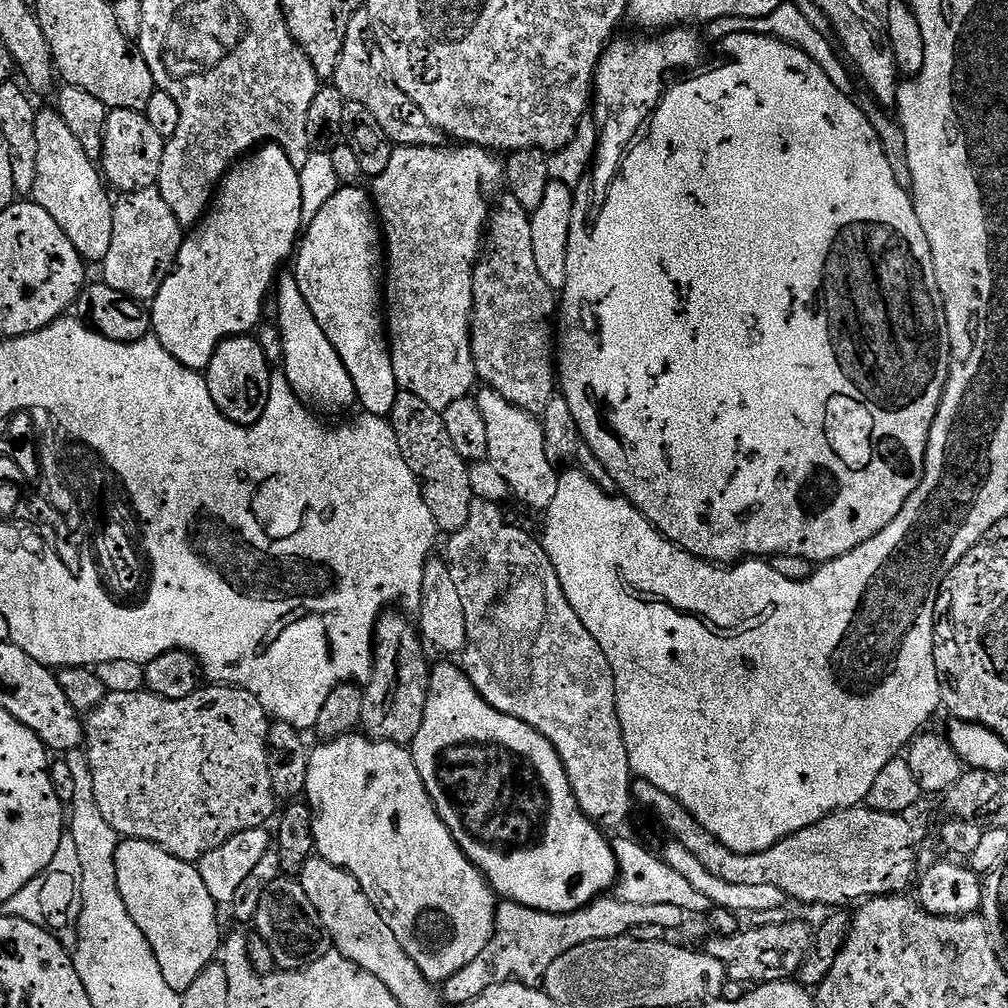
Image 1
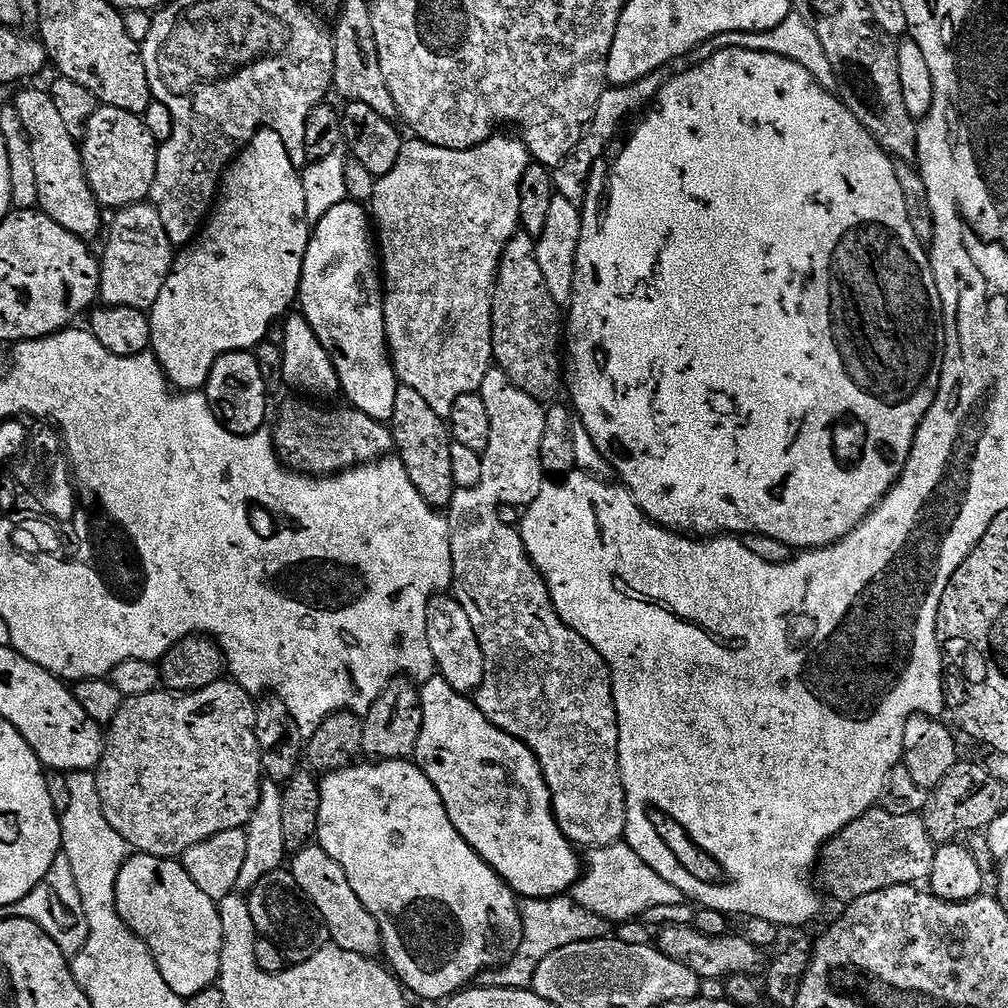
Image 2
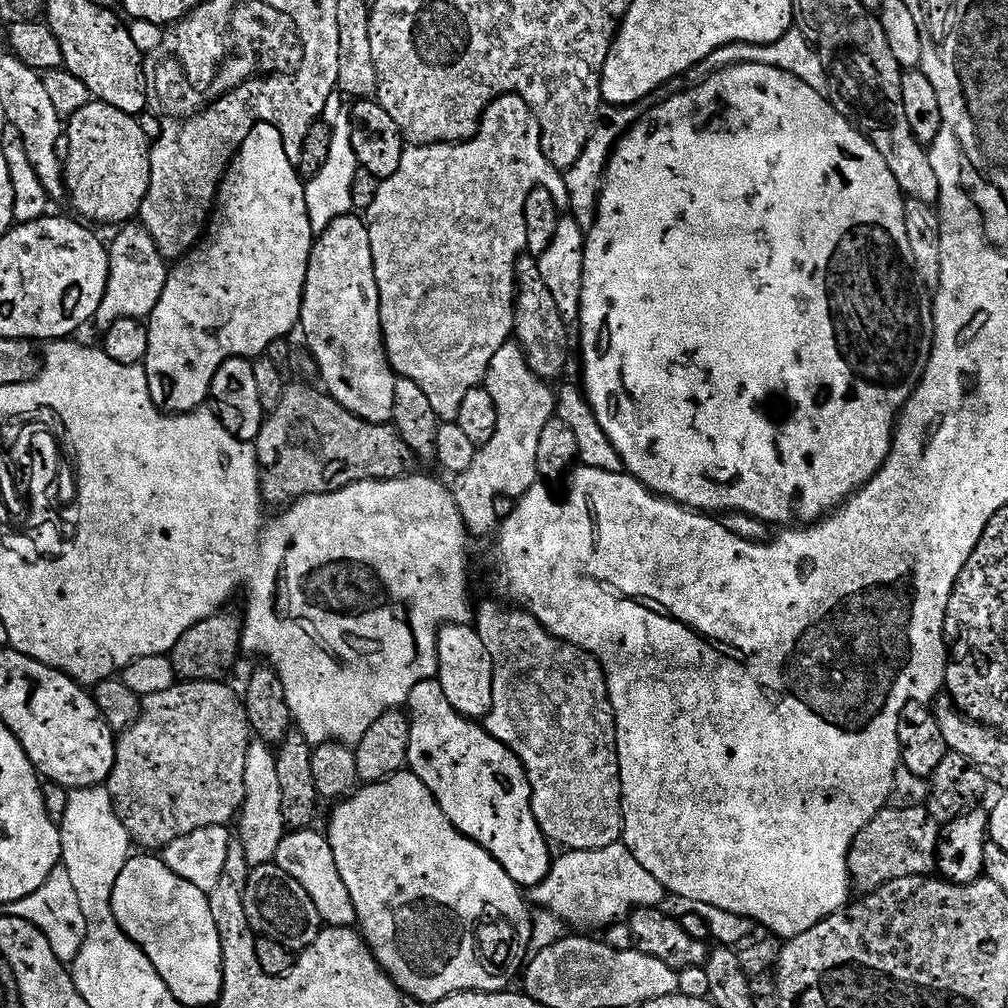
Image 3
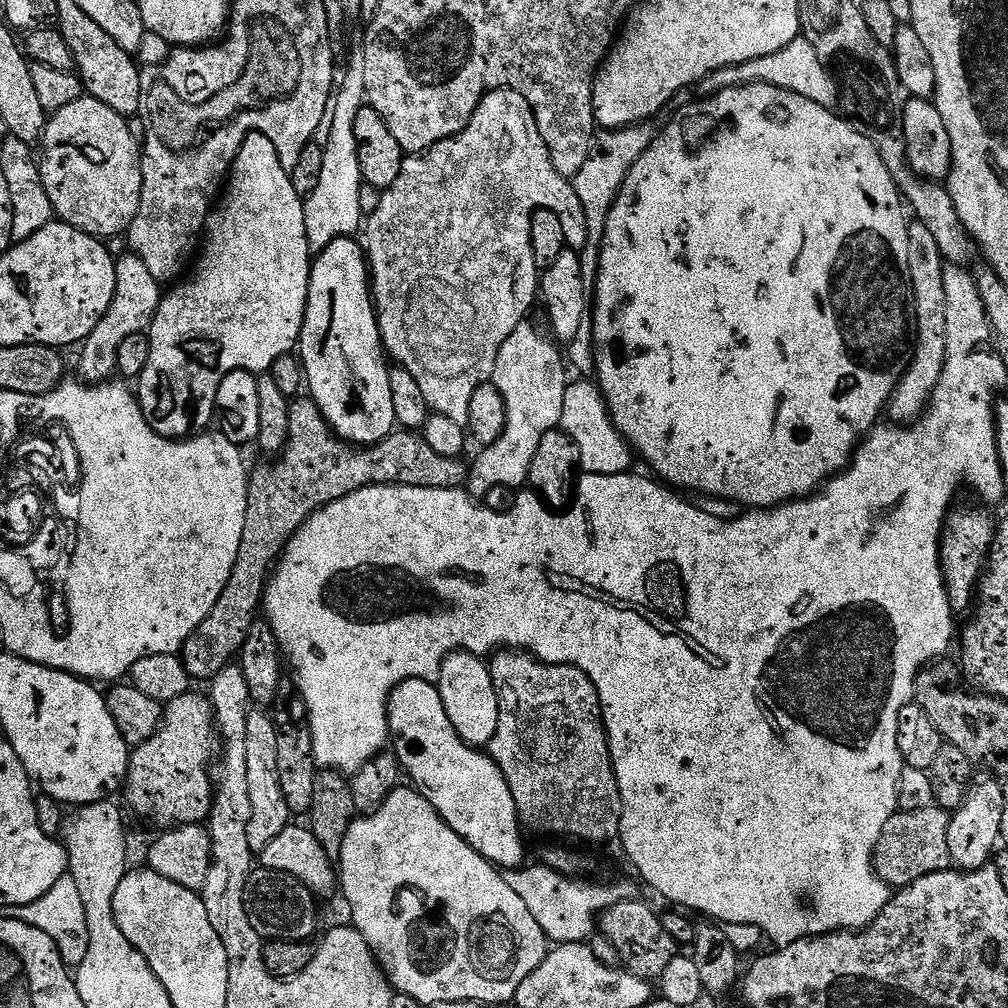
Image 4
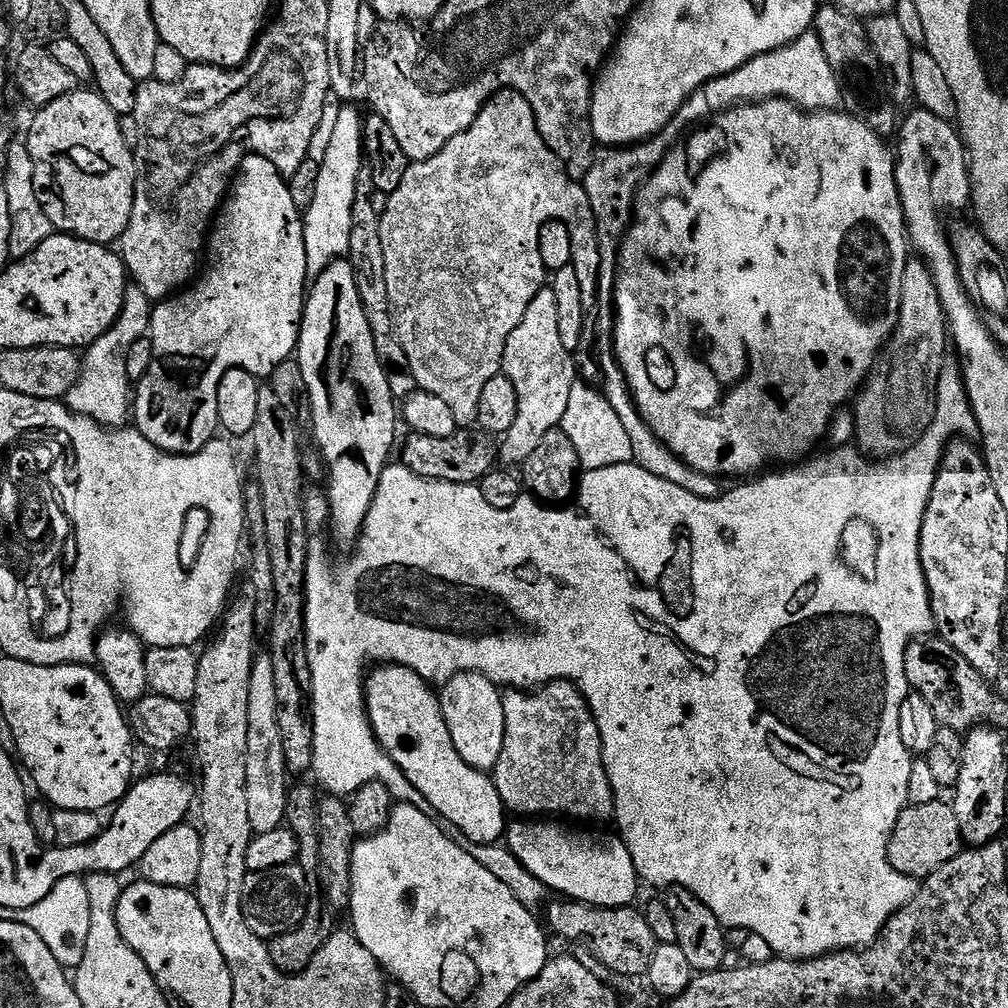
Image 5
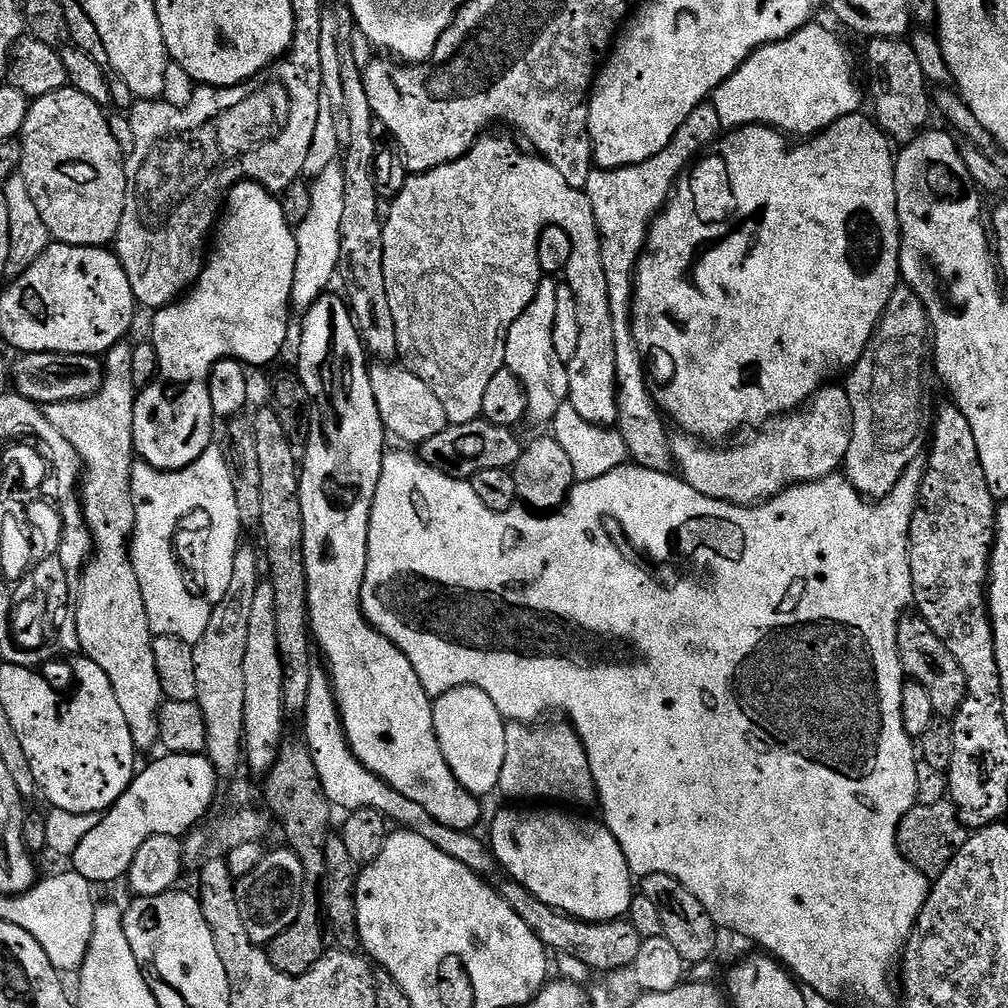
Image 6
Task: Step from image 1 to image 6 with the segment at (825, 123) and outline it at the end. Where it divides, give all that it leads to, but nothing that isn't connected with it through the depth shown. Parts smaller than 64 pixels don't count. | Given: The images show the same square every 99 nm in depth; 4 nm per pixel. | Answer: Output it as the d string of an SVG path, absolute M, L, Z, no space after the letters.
M864 114L854 116L843 116L838 122L834 122L823 132L817 132L815 136L805 139L797 148L788 149L789 137L785 133L777 132L775 128L767 128L765 124L747 124L744 128L737 128L729 131L715 145L714 150L701 155L691 165L690 171L676 181L676 187L672 190L672 199L668 201L663 211L652 221L648 229L648 238L644 244L644 250L636 264L634 287L632 290L632 330L633 338L637 342L637 348L643 356L644 366L647 371L647 379L650 381L650 389L653 399L659 411L669 421L677 424L679 431L686 436L695 436L697 440L705 442L724 442L731 432L739 428L748 428L751 424L755 426L771 422L781 416L786 416L797 408L803 408L821 388L831 385L836 380L851 372L852 368L862 358L866 346L871 342L880 324L882 314L890 302L890 294L894 294L896 288L901 287L902 277L900 274L900 223L898 222L898 194L896 193L896 162L894 159L894 148L889 137L885 136L875 119L864 117Z

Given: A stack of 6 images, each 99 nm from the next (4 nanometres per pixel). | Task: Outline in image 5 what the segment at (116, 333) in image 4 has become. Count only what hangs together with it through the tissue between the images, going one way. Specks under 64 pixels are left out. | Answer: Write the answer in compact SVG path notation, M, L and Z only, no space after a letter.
M125 287L124 305L110 330L94 343L83 349L80 362L80 377L70 386L66 397L68 409L78 416L84 416L108 430L120 430L130 420L130 381L126 374L126 357L130 346L145 339L152 326L153 301L141 288Z

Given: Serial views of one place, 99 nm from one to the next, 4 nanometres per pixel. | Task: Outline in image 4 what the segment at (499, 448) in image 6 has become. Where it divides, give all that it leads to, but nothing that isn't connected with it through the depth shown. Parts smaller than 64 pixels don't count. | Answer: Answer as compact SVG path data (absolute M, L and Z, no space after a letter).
M296 398L291 401L288 441L276 461L278 461L277 464L260 464L256 469L254 467L251 469L248 478L246 518L242 526L242 538L238 546L234 570L230 570L230 578L218 602L214 602L214 610L206 614L204 621L186 638L184 647L181 649L181 660L193 681L211 681L222 669L229 667L240 653L246 642L246 634L250 634L250 626L258 619L258 613L261 611L264 590L270 579L270 569L274 562L279 561L289 536L303 526L308 517L321 506L343 496L349 496L359 488L371 488L373 484L409 484L415 488L463 489L470 475L469 465L467 463L464 465L460 456L438 454L438 450L434 450L434 446L430 446L430 442L424 439L423 435L412 430L393 430L385 440L379 440L376 444L360 447L349 444L333 432L322 410L311 398Z

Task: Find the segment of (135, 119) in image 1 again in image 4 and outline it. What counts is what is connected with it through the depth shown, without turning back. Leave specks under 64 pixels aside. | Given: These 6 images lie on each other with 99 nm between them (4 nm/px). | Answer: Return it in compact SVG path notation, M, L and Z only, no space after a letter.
M85 94L78 102L70 102L70 106L62 106L62 110L51 113L38 144L38 163L46 198L50 198L52 212L59 223L69 224L97 238L127 233L142 198L142 144L130 134L129 121L110 110L106 102L98 102Z

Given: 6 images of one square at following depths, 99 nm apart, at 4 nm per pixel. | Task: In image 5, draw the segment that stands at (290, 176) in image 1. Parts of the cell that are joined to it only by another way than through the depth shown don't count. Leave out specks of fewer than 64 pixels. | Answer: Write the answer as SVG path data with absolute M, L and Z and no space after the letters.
M248 156L240 163L234 183L214 217L206 252L209 272L204 277L201 275L187 290L153 307L150 339L154 358L150 370L134 388L136 431L174 456L192 456L217 435L220 422L216 401L218 382L222 382L231 368L241 368L257 378L268 378L281 362L297 351L306 289L310 284L310 262L306 258L301 209L294 206L288 181L272 162L261 156Z

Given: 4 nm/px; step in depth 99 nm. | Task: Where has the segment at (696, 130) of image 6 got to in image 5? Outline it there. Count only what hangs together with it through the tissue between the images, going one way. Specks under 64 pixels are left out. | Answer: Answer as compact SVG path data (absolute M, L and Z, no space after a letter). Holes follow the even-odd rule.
M704 91L695 92L690 94L690 98L678 110L678 114L674 114L674 118L657 136L648 141L641 141L640 144L635 146L612 146L599 149L595 153L592 166L587 172L582 185L586 190L586 194L588 194L588 198L590 198L592 211L594 211L596 218L601 258L596 314L599 314L600 317L608 317L609 319L614 310L617 258L623 237L631 225L635 199L639 195L639 191L653 172L660 167L668 151L681 143L682 137L689 129L707 121L713 115L713 112L714 105L712 101L706 98ZM611 347L604 349L601 356L598 356L598 363L601 370L601 391L610 406L612 406L614 413L618 415L627 437L631 441L632 462L640 469L649 471L650 474L657 475L658 478L665 479L666 482L671 482L681 487L682 490L689 491L695 497L716 500L722 494L722 487L719 486L721 483L715 477L702 475L693 468L686 466L650 430L648 423L642 418L640 411L637 410L637 406L632 400L632 394L628 389L628 383L625 381L624 372L621 370Z

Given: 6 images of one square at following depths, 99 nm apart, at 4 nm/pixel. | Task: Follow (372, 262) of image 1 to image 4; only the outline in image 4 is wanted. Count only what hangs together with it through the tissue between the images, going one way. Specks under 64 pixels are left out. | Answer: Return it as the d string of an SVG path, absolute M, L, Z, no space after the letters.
M343 236L315 253L312 273L308 279L308 305L300 331L298 355L300 363L304 365L307 391L322 410L333 432L349 444L367 446L385 440L397 427L397 423L394 401L390 398L390 364L386 359L384 342L380 338L376 305L372 303L370 269L365 249L361 245L359 248L356 242L355 239Z

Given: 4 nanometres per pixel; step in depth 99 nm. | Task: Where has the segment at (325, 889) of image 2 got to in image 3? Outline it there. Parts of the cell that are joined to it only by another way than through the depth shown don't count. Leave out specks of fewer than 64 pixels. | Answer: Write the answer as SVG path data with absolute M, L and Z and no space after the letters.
M301 828L289 831L278 846L278 854L274 863L286 870L314 898L314 906L318 906L318 914L329 928L350 928L357 923L354 910L354 898L350 898L350 890L346 890L346 882L342 882L342 874L338 874L338 862L334 862L334 850L330 846L327 835L323 831L316 832L312 828Z

